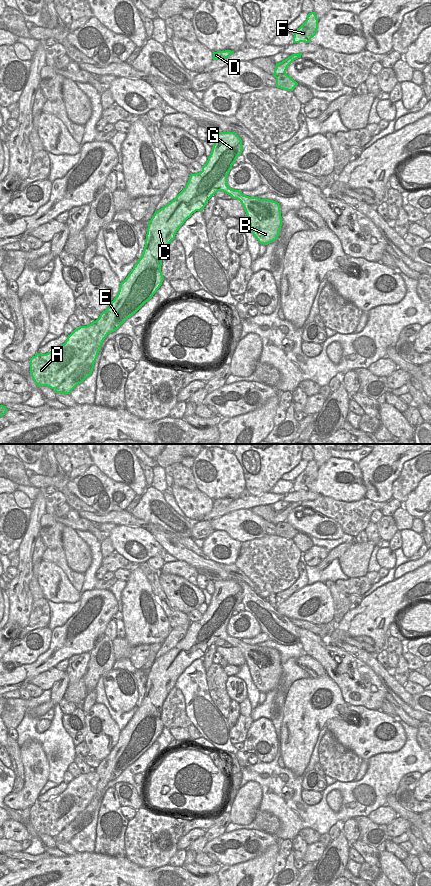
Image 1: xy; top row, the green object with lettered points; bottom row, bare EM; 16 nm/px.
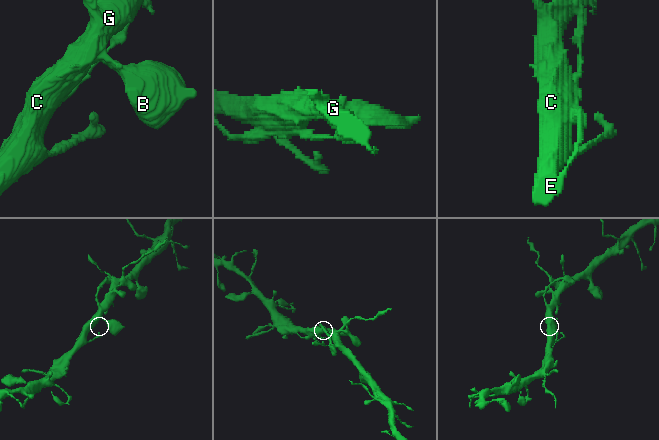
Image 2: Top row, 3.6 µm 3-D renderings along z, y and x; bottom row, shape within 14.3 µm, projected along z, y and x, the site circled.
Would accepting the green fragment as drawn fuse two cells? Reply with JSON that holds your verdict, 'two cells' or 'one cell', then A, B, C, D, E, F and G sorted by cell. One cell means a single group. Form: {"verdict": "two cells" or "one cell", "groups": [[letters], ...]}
{"verdict": "two cells", "groups": [["A", "F"], ["B", "C", "D", "E", "G"]]}

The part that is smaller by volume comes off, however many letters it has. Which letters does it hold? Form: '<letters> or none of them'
A, F

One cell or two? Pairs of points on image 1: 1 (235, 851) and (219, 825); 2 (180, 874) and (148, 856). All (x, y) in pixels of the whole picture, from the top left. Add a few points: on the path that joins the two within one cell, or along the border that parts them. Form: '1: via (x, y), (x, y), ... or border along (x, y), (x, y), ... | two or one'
1: border along (224, 832), (207, 842) | two
2: border along (168, 863), (153, 870) | two

